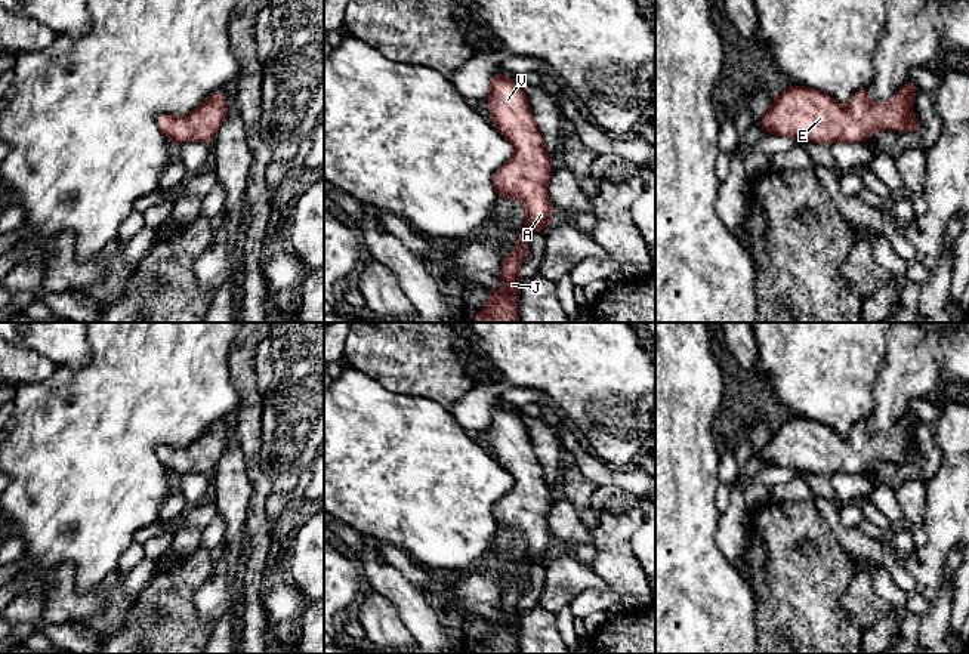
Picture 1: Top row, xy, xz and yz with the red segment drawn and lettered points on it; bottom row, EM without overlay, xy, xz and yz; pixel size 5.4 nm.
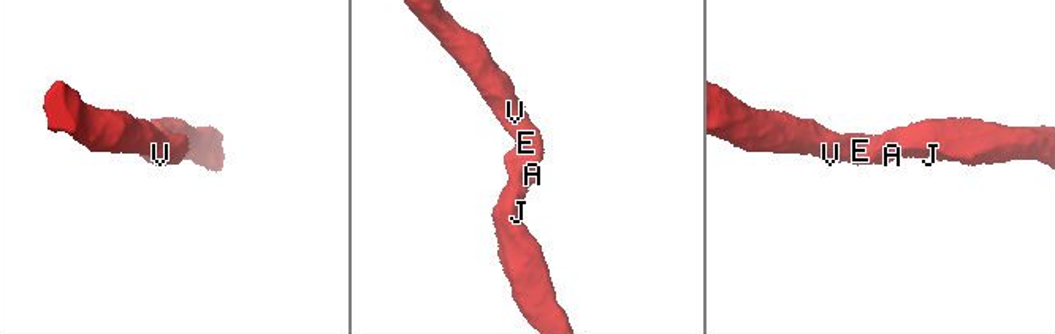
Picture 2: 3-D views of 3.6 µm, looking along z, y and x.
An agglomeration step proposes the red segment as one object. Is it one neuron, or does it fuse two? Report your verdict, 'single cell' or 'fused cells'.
single cell

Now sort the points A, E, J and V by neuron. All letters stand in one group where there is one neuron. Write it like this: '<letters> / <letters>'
A E J V

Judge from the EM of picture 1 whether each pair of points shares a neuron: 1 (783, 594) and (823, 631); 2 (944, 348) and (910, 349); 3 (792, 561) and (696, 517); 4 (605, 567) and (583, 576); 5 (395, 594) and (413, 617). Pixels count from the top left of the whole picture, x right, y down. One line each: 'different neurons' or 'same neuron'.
1: same neuron
2: same neuron
3: different neurons
4: different neurons
5: same neuron

